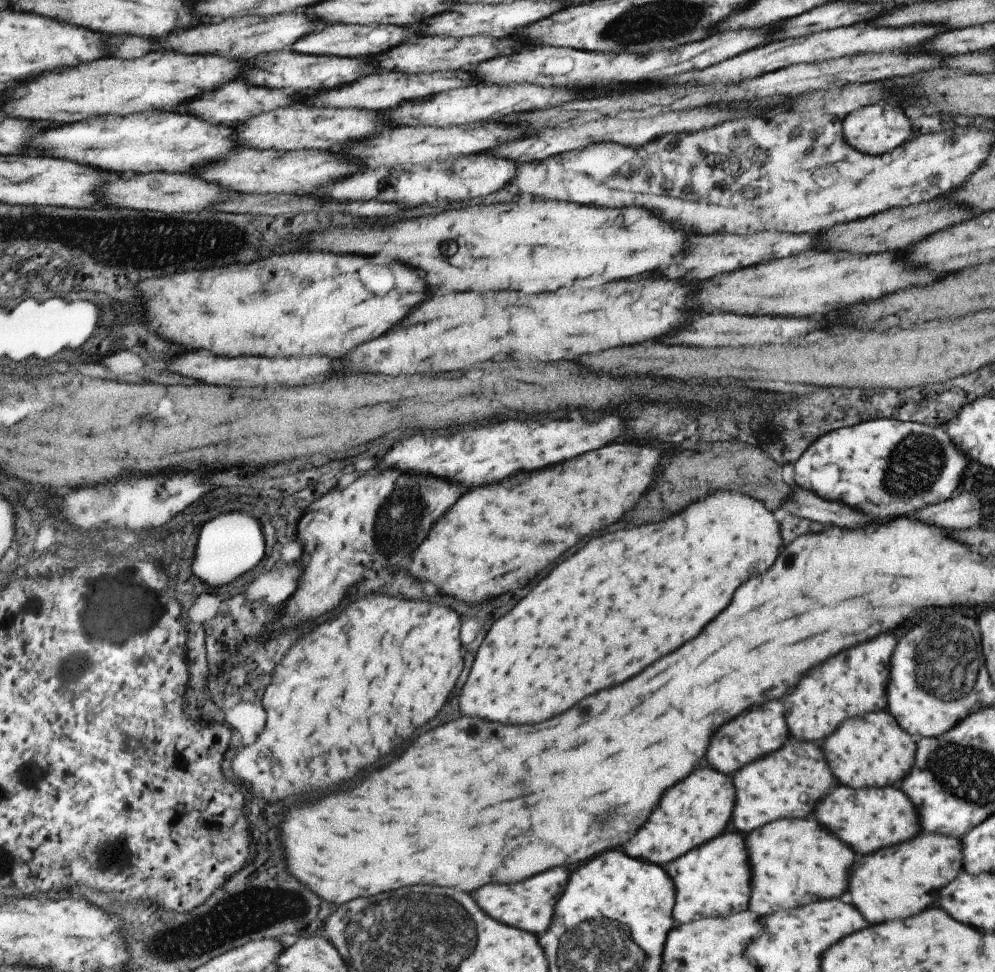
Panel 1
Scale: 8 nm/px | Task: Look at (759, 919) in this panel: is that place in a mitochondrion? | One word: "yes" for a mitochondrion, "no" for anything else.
no

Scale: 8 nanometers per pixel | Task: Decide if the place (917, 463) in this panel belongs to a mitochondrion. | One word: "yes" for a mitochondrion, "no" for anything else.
yes

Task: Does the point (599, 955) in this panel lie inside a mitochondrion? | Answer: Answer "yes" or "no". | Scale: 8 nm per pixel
yes

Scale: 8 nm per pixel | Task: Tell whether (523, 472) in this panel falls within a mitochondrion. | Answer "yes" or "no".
no

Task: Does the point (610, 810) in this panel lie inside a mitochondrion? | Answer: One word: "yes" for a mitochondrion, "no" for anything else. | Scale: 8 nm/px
yes

